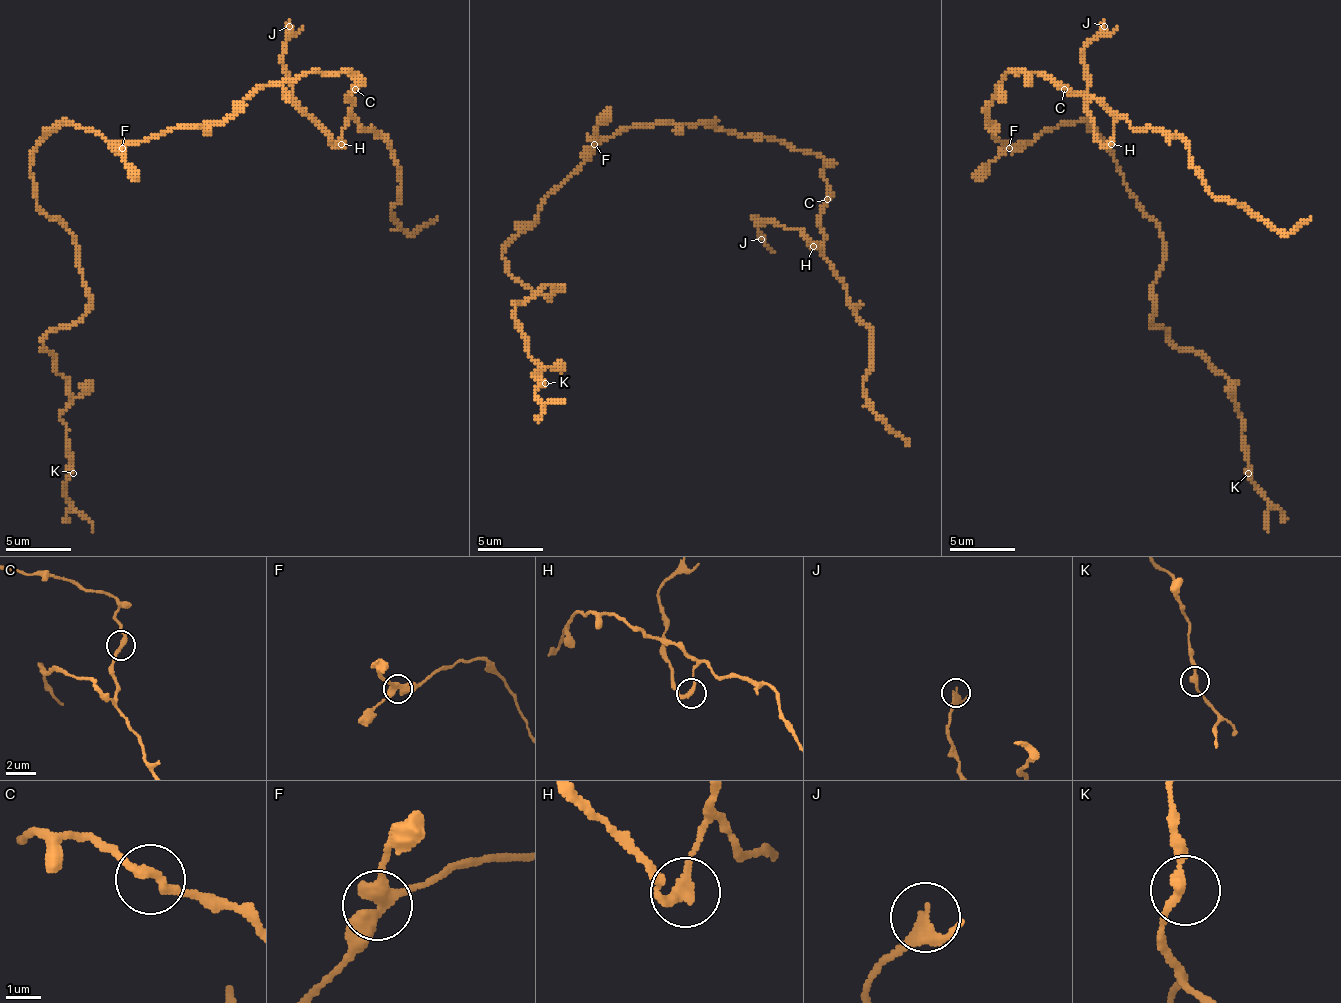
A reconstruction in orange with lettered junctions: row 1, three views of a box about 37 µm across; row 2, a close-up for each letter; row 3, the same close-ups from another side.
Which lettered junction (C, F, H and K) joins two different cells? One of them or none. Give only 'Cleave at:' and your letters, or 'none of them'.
Cleave at: H

